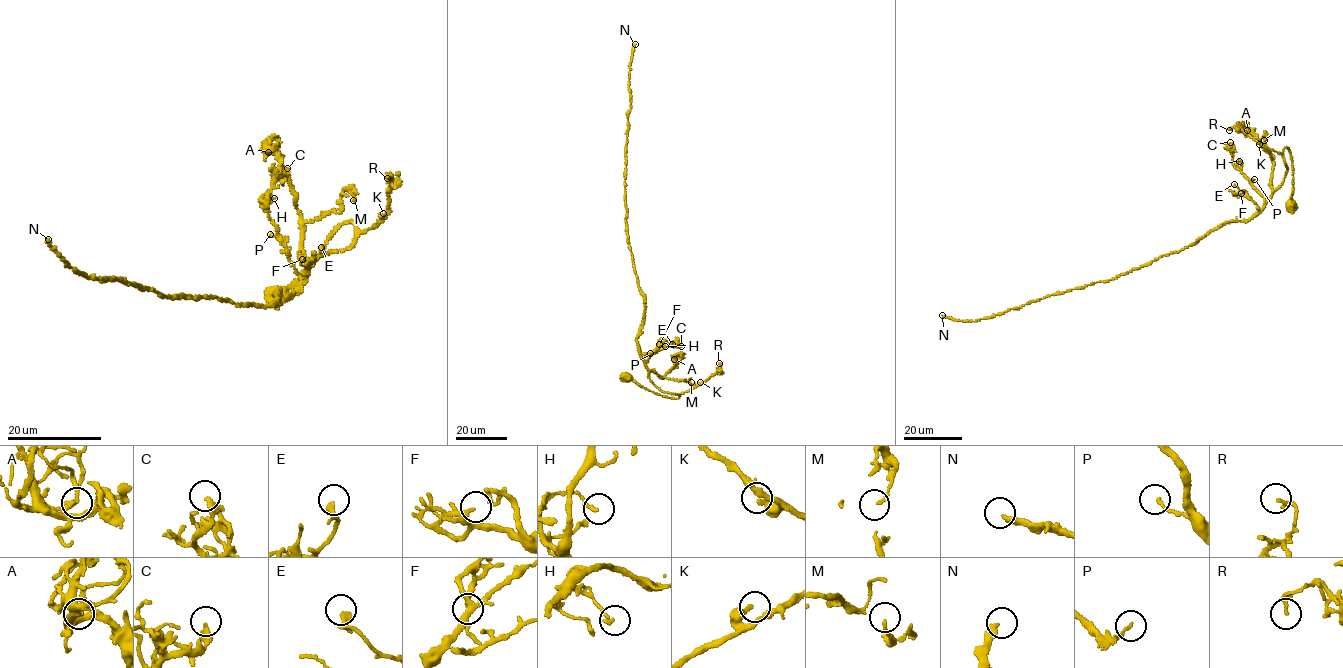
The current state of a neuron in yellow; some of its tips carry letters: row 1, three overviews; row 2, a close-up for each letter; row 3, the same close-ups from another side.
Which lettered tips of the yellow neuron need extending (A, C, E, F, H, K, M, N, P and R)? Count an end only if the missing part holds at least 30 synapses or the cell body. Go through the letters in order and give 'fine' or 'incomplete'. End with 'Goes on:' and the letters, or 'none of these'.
A: fine
C: fine
E: fine
F: fine
H: fine
K: fine
M: fine
N: incomplete
P: fine
R: fine
Goes on: N

